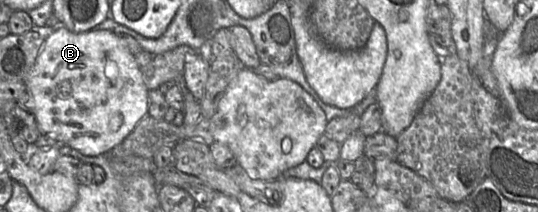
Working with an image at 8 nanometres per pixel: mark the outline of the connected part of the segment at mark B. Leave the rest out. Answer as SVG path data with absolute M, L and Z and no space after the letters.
M58 26L45 38L44 45L36 58L34 66L25 78L25 85L27 91L32 96L36 121L42 134L57 134L65 141L66 146L87 156L109 154L110 151L119 145L132 132L136 125L148 115L150 91L144 83L141 69L135 60L134 54L131 53L124 40L119 35L109 30L92 29L87 32L77 33L70 31L64 26Z

